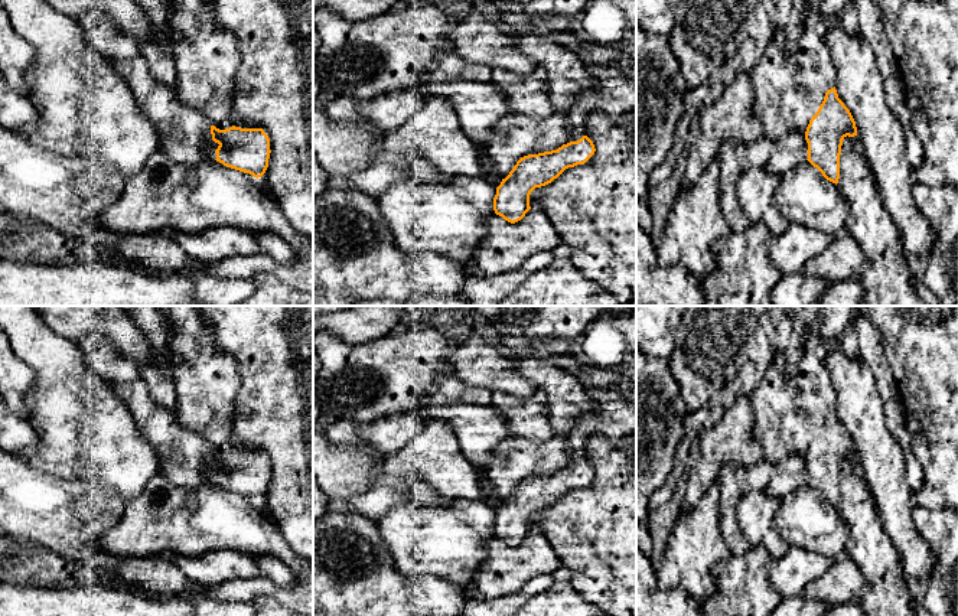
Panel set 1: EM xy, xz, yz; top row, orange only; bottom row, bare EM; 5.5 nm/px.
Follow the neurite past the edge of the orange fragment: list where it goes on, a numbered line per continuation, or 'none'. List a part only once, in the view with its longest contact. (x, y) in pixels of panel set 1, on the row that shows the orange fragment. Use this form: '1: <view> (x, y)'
1: yz (788, 88)

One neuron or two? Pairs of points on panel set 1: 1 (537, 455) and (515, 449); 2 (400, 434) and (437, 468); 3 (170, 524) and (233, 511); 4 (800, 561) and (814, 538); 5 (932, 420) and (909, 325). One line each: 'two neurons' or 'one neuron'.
1: one neuron
2: two neurons
3: one neuron
4: two neurons
5: one neuron

